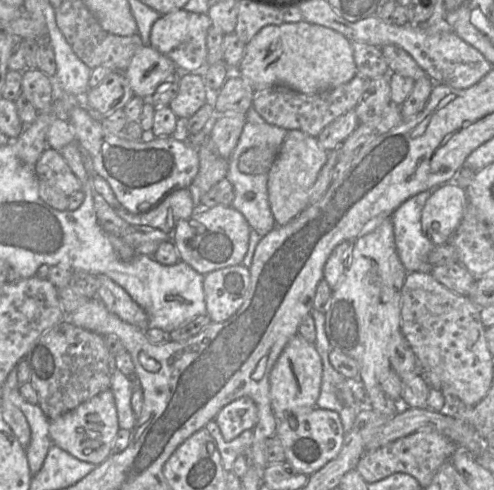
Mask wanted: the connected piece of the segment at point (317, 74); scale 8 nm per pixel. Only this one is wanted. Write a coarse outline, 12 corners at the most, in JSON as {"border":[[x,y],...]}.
{"border":[[304,21],[267,25],[237,69],[255,90],[317,94],[357,74],[352,42]]}

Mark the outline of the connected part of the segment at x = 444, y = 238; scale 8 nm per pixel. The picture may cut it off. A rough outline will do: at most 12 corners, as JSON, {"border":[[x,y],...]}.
{"border":[[456,182],[435,188],[421,214],[424,235],[448,243],[467,205]]}

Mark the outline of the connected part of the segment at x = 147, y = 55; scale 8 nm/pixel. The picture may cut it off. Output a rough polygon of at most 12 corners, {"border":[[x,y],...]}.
{"border":[[142,46],[124,71],[134,95],[149,99],[177,76],[175,64]]}

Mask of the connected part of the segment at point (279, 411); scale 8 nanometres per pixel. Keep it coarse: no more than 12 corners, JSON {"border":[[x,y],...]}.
{"border":[[294,335],[270,375],[276,417],[307,412],[320,395],[323,365]]}

